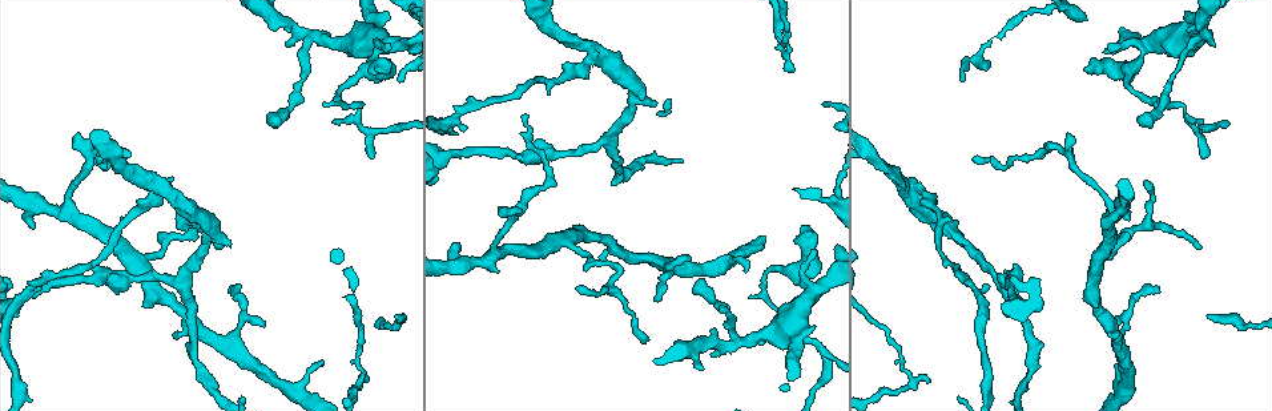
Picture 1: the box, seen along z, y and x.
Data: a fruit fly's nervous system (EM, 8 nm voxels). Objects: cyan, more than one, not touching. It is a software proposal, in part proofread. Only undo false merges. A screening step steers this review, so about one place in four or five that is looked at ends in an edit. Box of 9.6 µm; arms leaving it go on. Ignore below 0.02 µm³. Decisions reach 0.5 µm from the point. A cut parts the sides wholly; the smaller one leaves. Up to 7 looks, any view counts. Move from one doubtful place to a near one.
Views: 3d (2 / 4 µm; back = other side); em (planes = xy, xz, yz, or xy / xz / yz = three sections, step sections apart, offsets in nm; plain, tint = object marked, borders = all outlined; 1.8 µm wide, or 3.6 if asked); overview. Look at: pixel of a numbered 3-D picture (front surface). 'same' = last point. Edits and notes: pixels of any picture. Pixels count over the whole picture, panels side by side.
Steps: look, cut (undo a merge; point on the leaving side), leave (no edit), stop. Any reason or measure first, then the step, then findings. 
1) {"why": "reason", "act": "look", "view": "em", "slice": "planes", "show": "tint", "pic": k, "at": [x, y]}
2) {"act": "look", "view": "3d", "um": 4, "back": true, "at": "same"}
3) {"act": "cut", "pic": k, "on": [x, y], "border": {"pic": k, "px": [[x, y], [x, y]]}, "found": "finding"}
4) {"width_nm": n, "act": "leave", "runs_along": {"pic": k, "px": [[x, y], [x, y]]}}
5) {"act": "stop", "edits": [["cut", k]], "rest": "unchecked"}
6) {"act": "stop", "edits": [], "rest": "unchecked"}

{"act": "look", "view": "3d", "um": 4, "pic": 1, "at": [66, 210]}

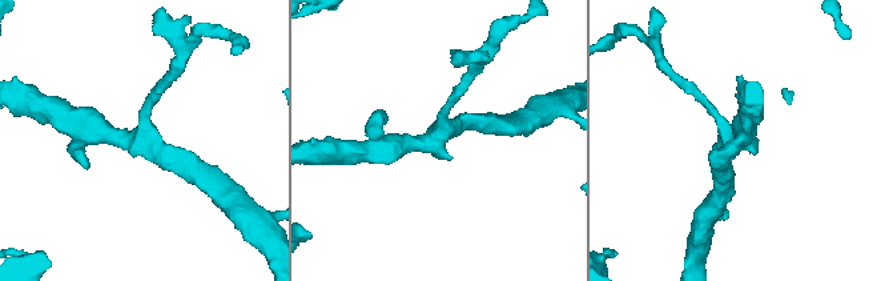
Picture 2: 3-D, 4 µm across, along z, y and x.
{"why": "need the tissue", "act": "look", "view": "em", "slice": "planes", "show": "tint", "pic": 2, "at": [731, 136]}

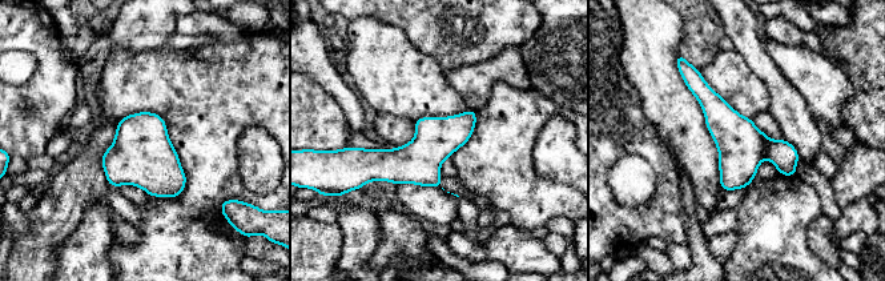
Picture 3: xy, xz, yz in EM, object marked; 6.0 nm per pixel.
{"act": "leave", "runs_along": {"pic": 3, "px": [[687, 79], [792, 172]]}, "found": "continuous, no second cell"}

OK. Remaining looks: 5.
{"why": "arms part here", "act": "look", "view": "3d", "um": 2, "pic": 1, "at": [180, 201]}

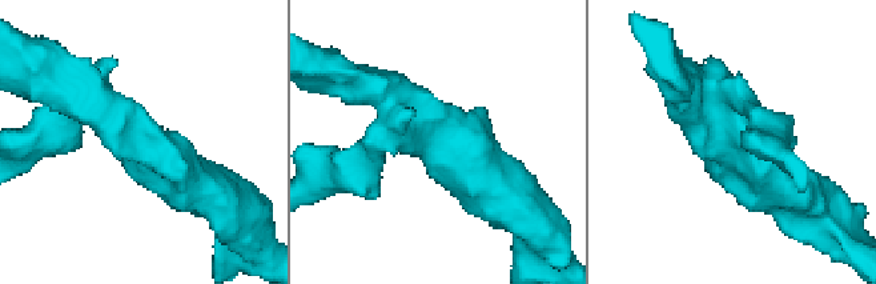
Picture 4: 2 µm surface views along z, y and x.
{"arms": 3, "arm_widths_nm": [200, 280, 340], "act": "look", "view": "em", "slice": "planes", "show": "borders", "pic": 4, "at": [143, 143]}

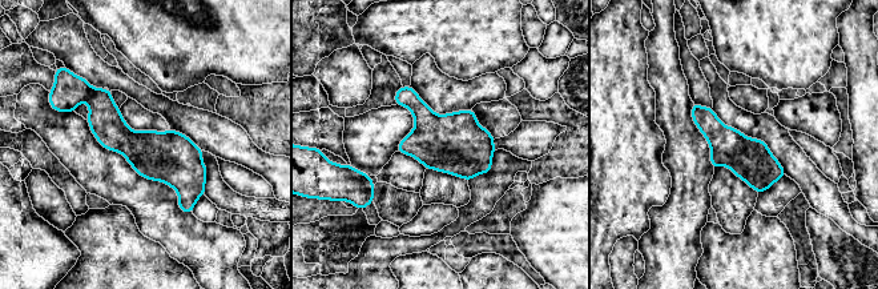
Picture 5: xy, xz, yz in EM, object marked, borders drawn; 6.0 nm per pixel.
{"width_nm": 260, "act": "cut", "pic": 5, "on": [69, 91], "border": {"pic": 5, "px": [[93, 88], [85, 100]]}, "found": "a second cell is stuck on"}

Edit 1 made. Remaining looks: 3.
{"why": "sharp bend", "act": "look", "view": "em", "slice": "planes", "show": "tint", "pic": 1, "at": [359, 386]}

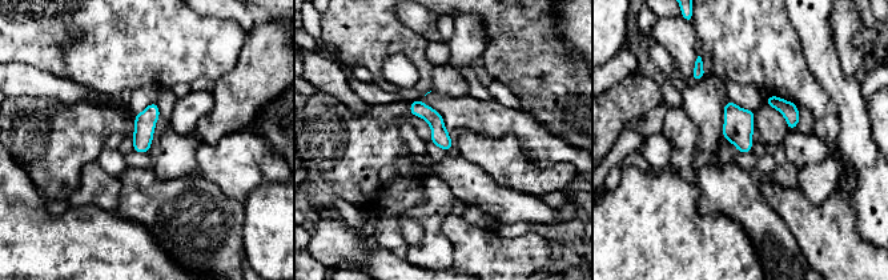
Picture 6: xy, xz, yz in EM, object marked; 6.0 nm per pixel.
{"width_nm": 110, "act": "leave", "runs_along": {"pic": 6, "px": [[413, 106], [437, 124], [447, 146]]}, "found": "all the same cell"}

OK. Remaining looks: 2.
{"act": "stop", "edits": [["cut", 5]], "rest": "unchecked"}

